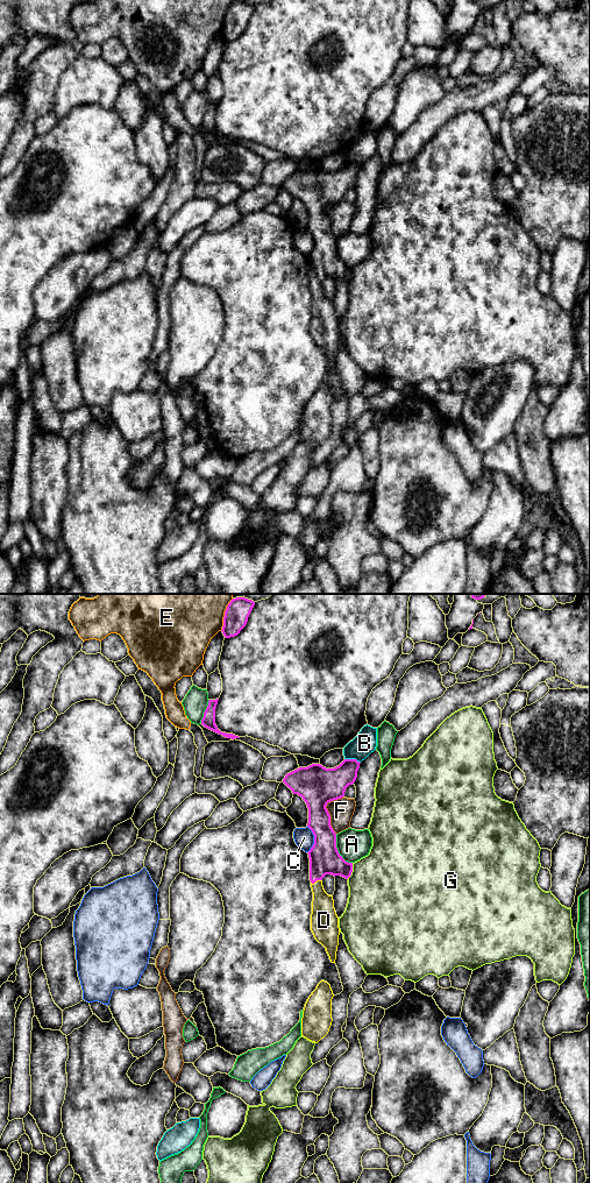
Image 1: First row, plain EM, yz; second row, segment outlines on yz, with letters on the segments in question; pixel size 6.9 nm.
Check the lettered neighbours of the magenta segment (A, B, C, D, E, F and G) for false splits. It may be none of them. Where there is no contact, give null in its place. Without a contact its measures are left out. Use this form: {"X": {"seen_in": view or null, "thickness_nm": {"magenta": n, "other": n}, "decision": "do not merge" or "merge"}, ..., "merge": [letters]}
{"A": {"seen_in": "yz", "thickness_nm": {"magenta": 200, "other": 220}, "decision": "do not merge"}, "B": {"seen_in": "yz", "thickness_nm": {"magenta": 220, "other": 160}, "decision": "do not merge"}, "C": {"seen_in": "yz", "thickness_nm": {"magenta": 200, "other": 140}, "decision": "do not merge"}, "D": {"seen_in": "yz", "thickness_nm": {"magenta": 200, "other": 170}, "decision": "merge"}, "E": {"seen_in": "yz", "thickness_nm": {"magenta": 160, "other": 360}, "decision": "do not merge"}, "F": {"seen_in": "yz", "thickness_nm": {"magenta": 280, "other": 170}, "decision": "do not merge"}, "G": {"seen_in": "yz", "thickness_nm": {"magenta": 200, "other": 500}, "decision": "do not merge"}, "merge": ["D"]}

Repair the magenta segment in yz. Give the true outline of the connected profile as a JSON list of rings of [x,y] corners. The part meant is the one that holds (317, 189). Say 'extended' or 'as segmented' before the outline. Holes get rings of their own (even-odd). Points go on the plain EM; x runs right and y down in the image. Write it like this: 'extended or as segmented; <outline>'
extended; [[[344,163],[334,172],[320,168],[299,171],[285,179],[283,186],[306,206],[308,212],[307,231],[314,239],[314,248],[307,256],[310,262],[310,284],[313,296],[311,334],[335,367],[339,349],[339,321],[334,304],[322,290],[326,278],[348,283],[353,267],[346,265],[336,252],[336,238],[330,229],[327,207],[344,200],[346,192],[357,182],[360,165]]]

